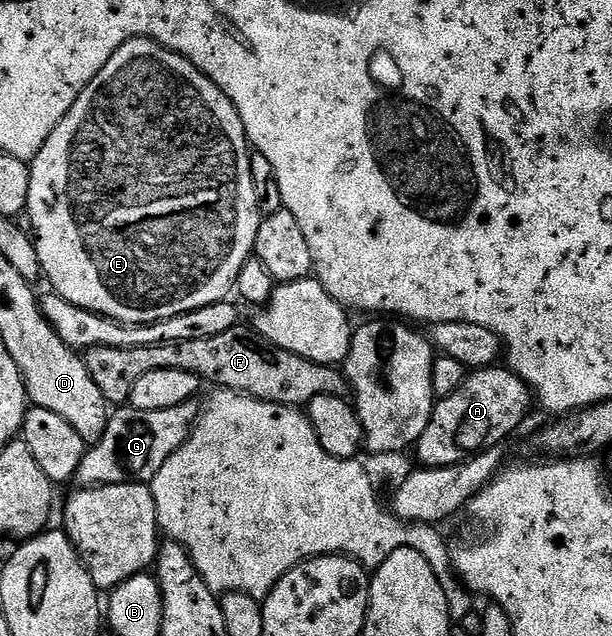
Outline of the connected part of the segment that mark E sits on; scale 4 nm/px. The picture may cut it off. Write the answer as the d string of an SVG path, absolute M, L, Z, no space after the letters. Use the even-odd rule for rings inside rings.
M134 37L132 41L121 45L119 51L115 51L115 55L111 55L111 59L107 59L107 63L101 68L99 75L95 75L95 79L91 79L91 83L87 83L85 90L75 99L71 111L67 111L67 115L61 120L59 127L55 127L55 131L51 131L43 151L39 151L39 155L29 166L31 191L29 192L27 218L29 217L30 222L28 221L28 224L31 226L32 236L37 243L39 263L44 280L46 282L49 280L53 284L50 285L52 292L58 293L63 299L67 299L67 303L71 303L75 307L83 307L87 311L98 313L104 317L110 317L113 321L120 321L122 325L155 323L159 319L171 319L175 315L183 315L187 311L195 311L199 307L207 307L216 301L226 300L234 292L239 271L257 248L257 236L263 220L259 207L255 203L255 186L251 184L250 156L251 146L249 140L245 137L245 128L239 119L239 111L235 111L231 99L227 99L227 95L223 95L223 91L219 91L219 87L215 87L215 83L211 83L211 79L207 79L207 75L199 72L186 57L181 57L178 53L171 52L170 49L164 49L163 46L155 44L154 41L148 41L146 37Z

